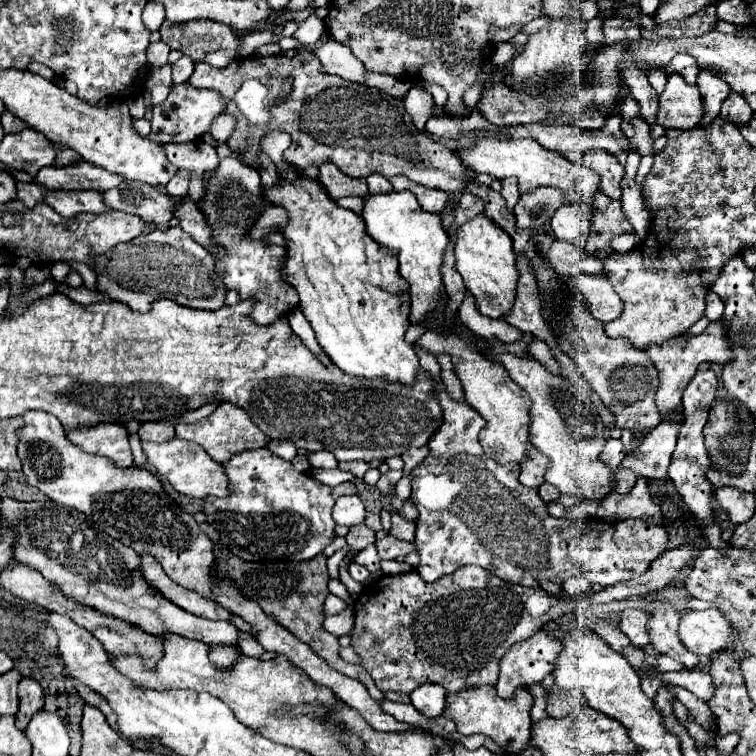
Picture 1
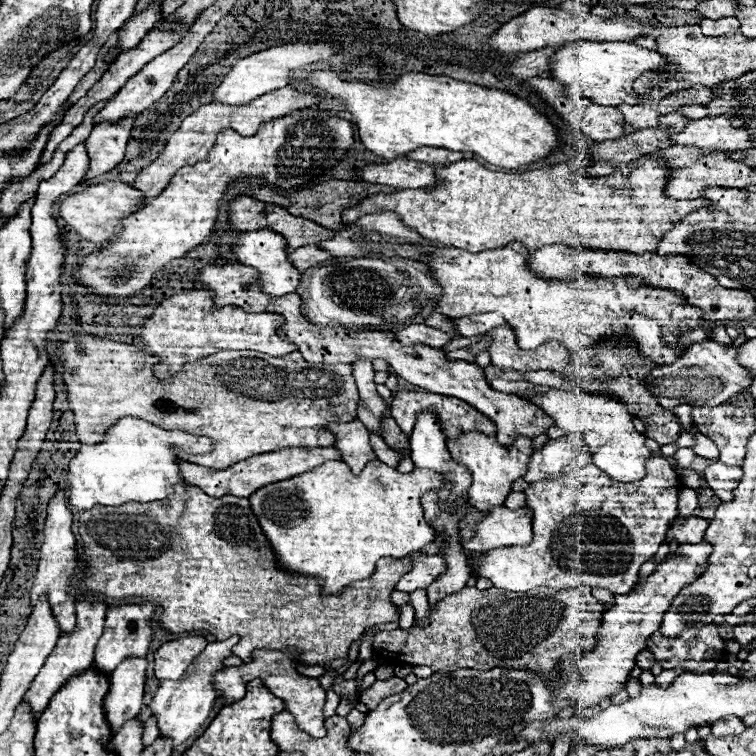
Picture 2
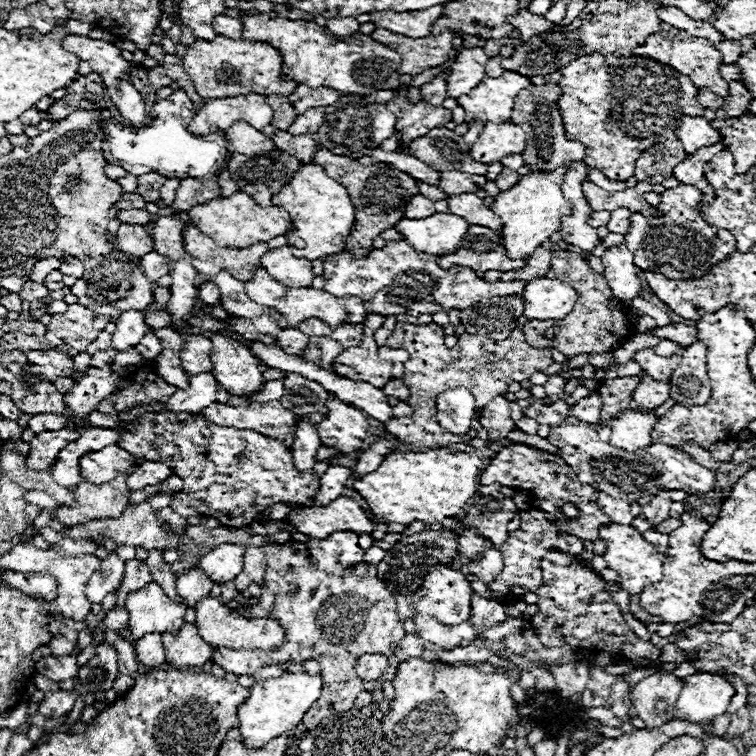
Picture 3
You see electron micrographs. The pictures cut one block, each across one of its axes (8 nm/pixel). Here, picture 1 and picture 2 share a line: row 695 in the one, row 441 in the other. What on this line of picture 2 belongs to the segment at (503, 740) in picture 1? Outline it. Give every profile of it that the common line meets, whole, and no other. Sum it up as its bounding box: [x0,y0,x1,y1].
[448,432,532,510]

